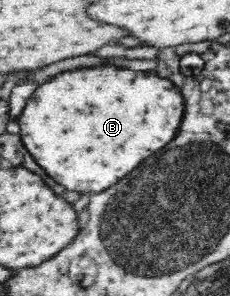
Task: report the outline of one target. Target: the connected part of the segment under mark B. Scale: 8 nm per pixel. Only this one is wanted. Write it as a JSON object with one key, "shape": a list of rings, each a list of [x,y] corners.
{"shape":[[[118,66],[56,74],[27,100],[18,117],[20,136],[36,163],[76,192],[102,192],[174,140],[186,102],[172,80]]]}

